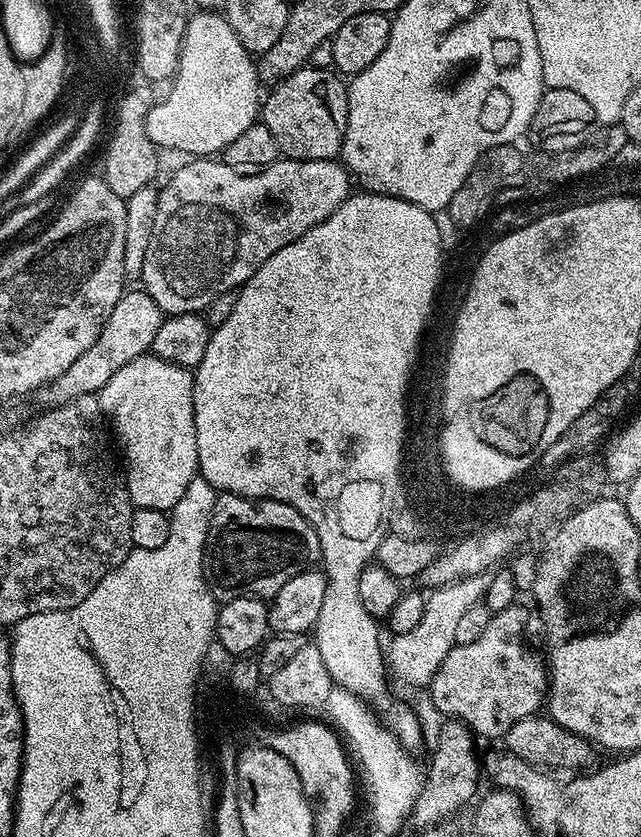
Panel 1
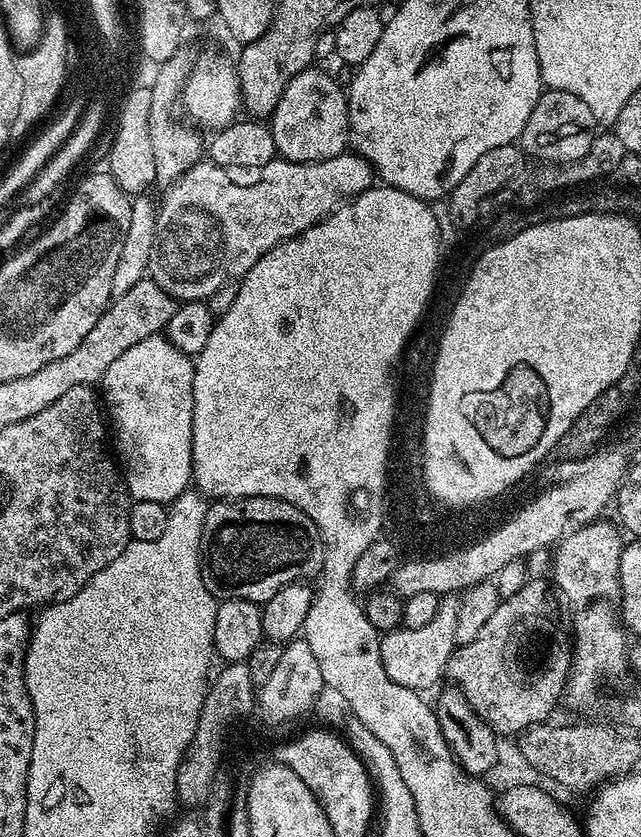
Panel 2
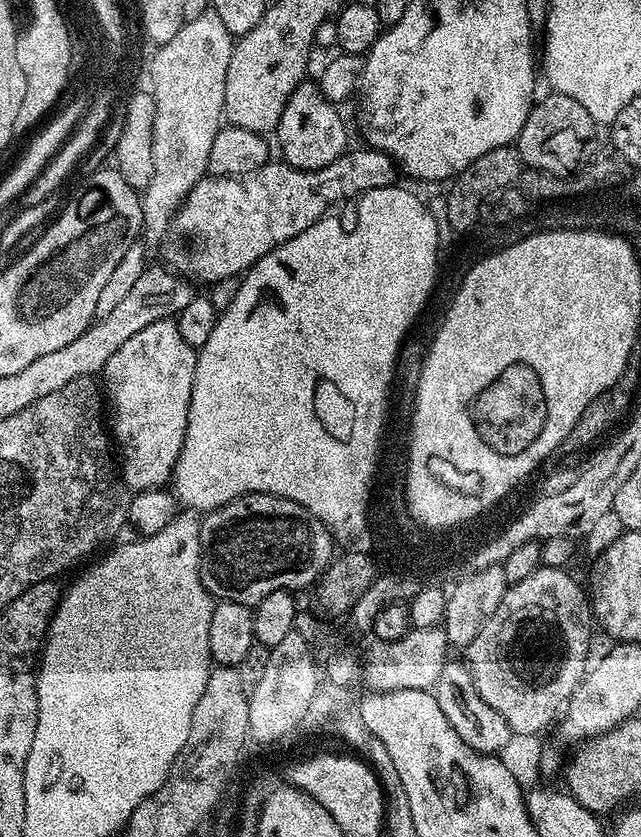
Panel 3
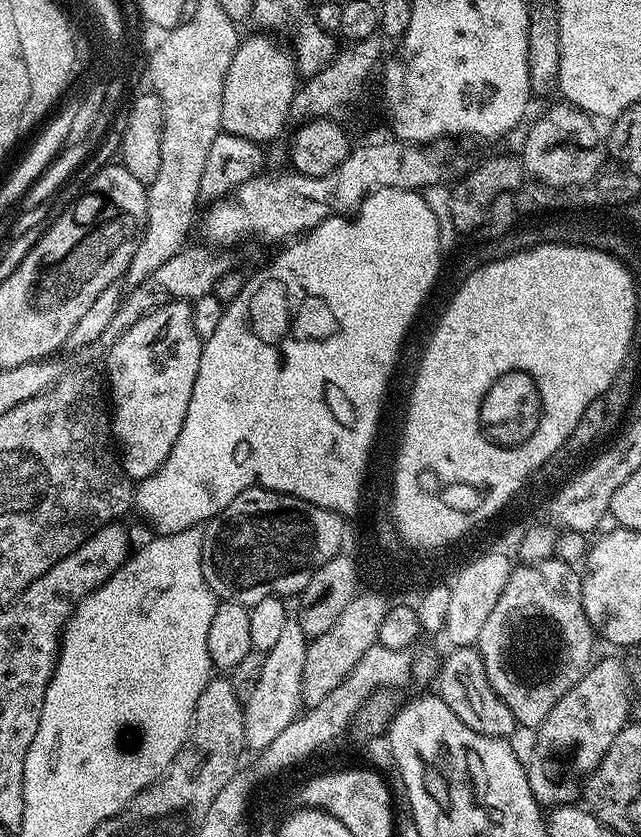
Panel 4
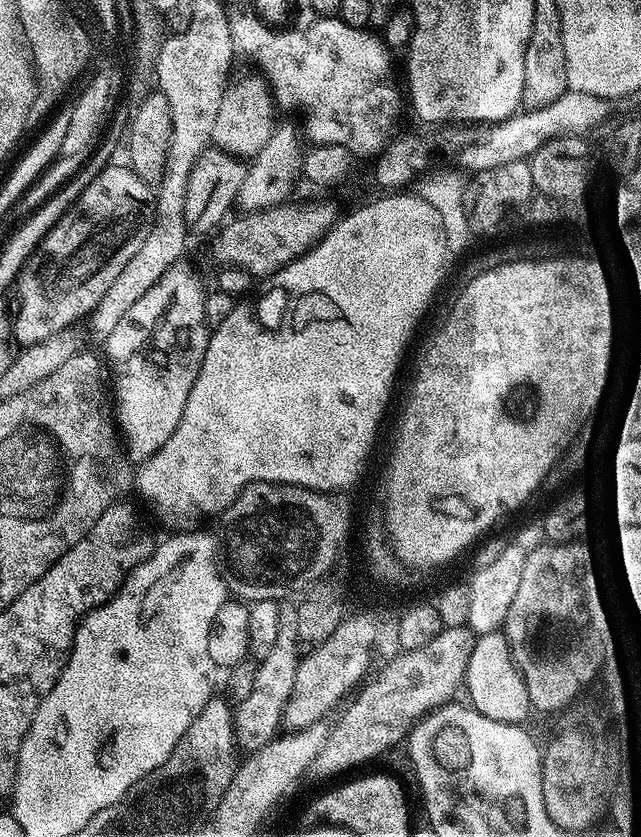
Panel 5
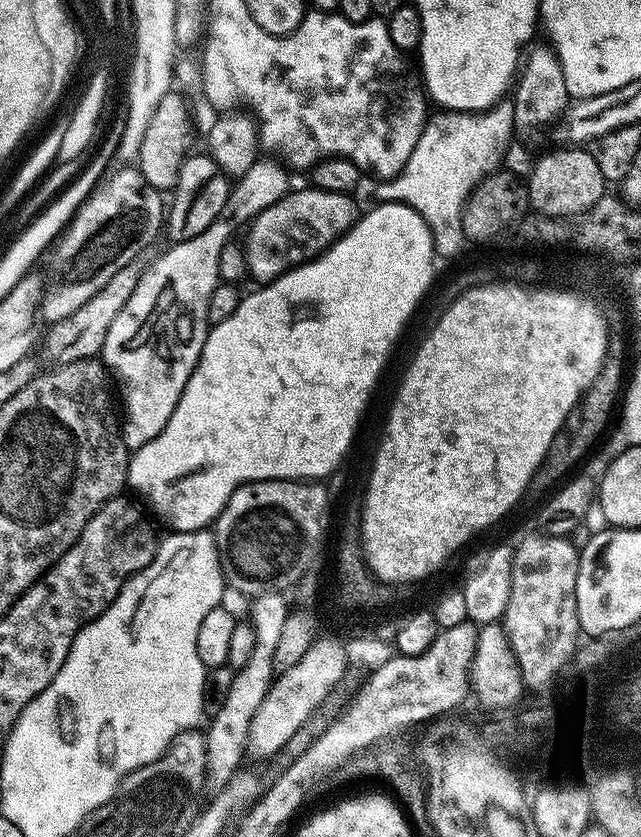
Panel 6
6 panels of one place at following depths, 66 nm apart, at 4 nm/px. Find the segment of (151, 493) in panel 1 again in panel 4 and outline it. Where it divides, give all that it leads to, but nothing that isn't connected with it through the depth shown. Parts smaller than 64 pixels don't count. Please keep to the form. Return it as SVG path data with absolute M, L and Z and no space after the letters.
M173 299L134 322L134 326L130 326L130 330L126 330L126 334L119 336L107 349L106 388L110 393L110 423L121 468L129 479L139 482L156 473L162 462L166 462L174 442L178 442L178 434L190 406L190 394L198 378L203 349L203 343L194 330L191 303Z

